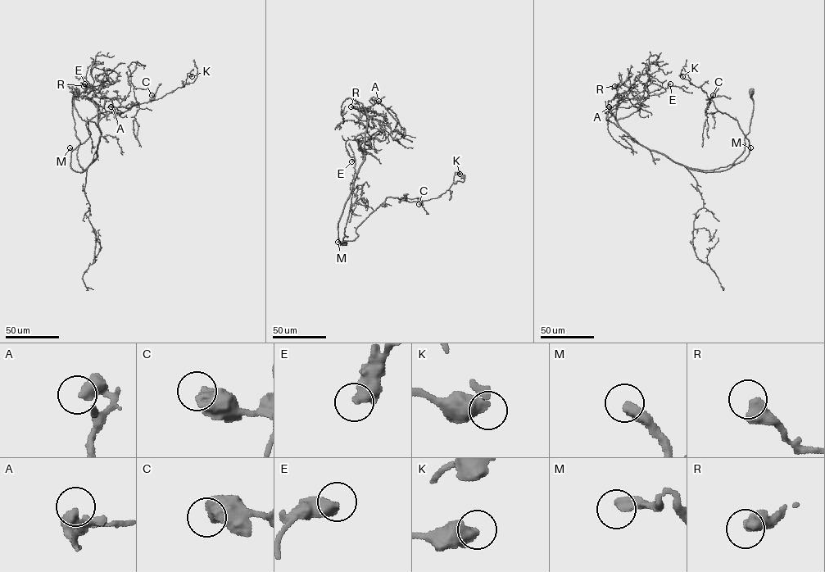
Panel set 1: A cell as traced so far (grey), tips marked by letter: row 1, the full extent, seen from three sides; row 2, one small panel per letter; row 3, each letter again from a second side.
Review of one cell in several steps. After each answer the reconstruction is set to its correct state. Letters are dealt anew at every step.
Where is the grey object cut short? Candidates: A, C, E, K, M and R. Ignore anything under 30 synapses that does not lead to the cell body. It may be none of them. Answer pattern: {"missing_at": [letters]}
{"missing_at": ["M"]}

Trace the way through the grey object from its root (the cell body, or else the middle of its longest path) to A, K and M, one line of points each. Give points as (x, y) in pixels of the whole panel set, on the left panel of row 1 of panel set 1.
A: (75, 91), (72, 114), (80, 142), (77, 159), (83, 170), (97, 157), (98, 121), (111, 106)
K: (75, 91), (82, 172), (71, 168), (70, 156), (89, 136), (89, 120), (161, 98), (192, 76)
M: (75, 91), (72, 114), (80, 142), (77, 159), (83, 170), (87, 168), (83, 171), (71, 168), (70, 147)

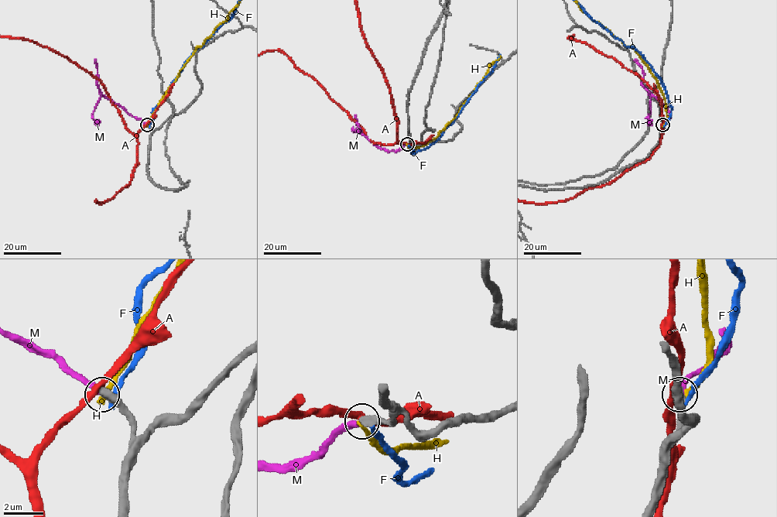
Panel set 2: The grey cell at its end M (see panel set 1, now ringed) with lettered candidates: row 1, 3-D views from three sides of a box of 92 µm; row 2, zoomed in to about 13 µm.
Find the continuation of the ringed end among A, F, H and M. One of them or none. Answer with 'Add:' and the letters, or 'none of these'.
Add: M

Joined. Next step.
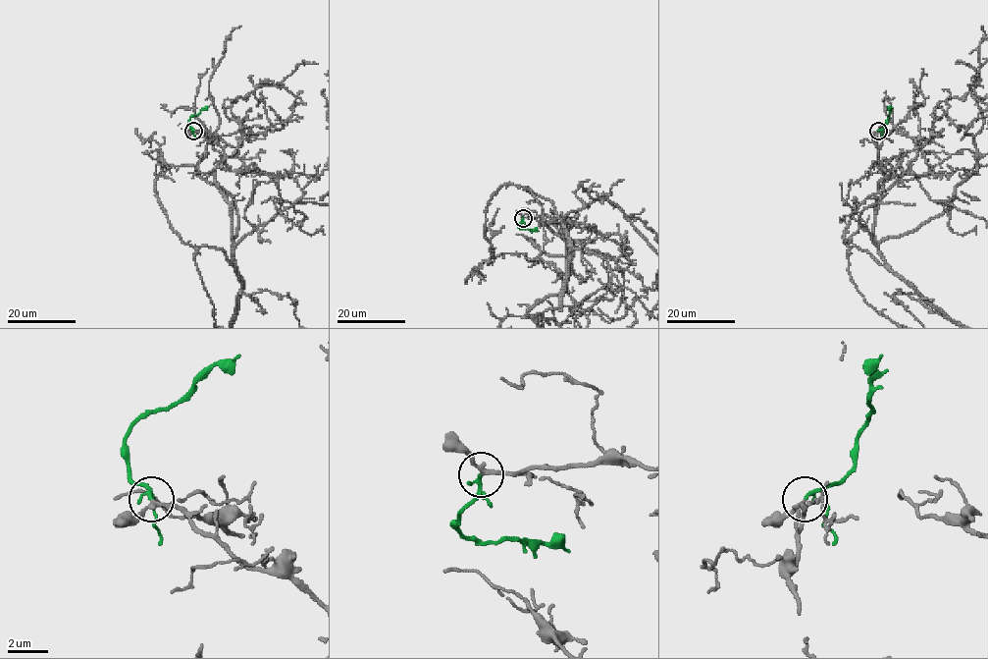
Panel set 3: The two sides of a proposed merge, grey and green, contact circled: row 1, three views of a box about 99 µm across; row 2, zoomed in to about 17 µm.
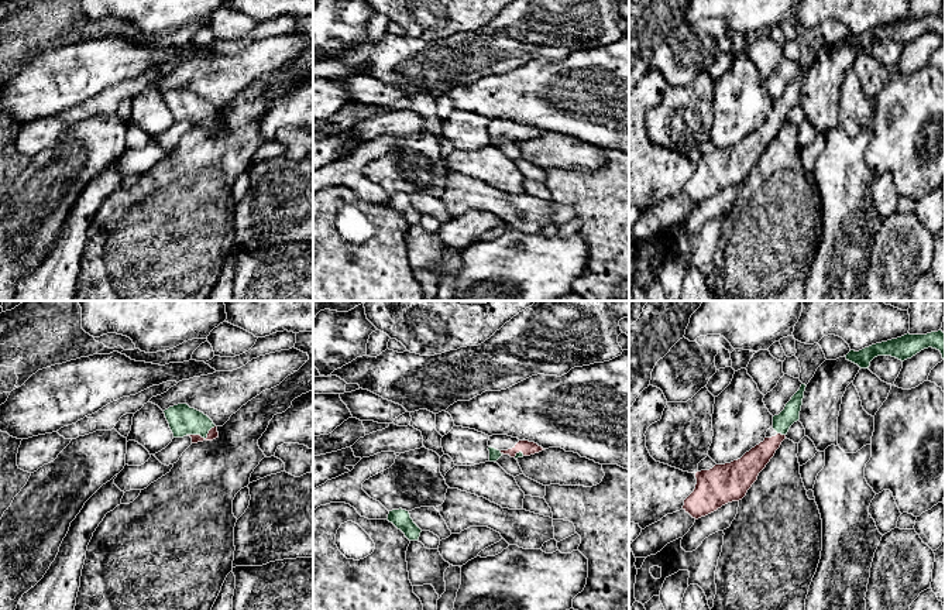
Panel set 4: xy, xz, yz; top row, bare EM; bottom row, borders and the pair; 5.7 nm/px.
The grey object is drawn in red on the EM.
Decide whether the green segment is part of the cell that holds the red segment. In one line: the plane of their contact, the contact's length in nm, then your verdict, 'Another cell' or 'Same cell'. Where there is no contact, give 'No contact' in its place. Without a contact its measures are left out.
Touches red in xy. Shared border 170 nm. Same cell

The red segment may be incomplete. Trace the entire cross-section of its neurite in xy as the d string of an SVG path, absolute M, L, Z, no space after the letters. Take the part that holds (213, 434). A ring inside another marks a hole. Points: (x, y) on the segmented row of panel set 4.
M178 404L164 411L173 438L190 436L192 443L219 438L217 426L203 412L188 404Z

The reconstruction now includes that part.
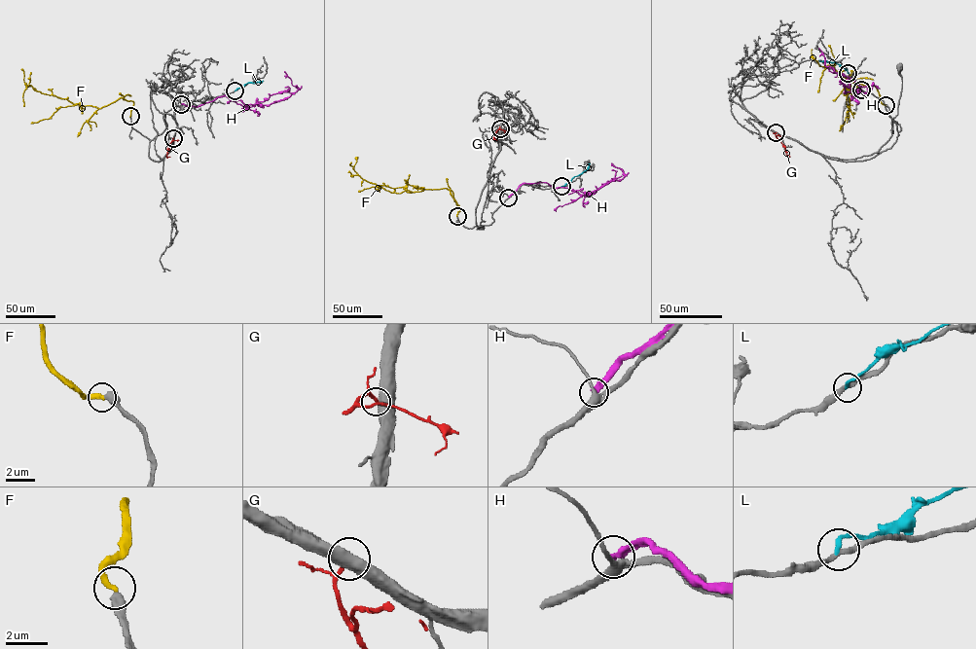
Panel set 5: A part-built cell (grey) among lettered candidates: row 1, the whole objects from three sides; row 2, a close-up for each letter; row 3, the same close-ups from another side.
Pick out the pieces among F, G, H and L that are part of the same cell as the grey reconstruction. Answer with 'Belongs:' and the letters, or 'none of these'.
Belongs: F

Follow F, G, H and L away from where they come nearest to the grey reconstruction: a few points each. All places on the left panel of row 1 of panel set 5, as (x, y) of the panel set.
F: (130, 116), (131, 100), (121, 97), (98, 108), (74, 104), (35, 90), (27, 85), (23, 93), (24, 106)
G: (172, 138), (166, 155), (169, 157)
H: (181, 104), (199, 106), (225, 95), (246, 104), (269, 105), (289, 97), (298, 90), (284, 71)
L: (234, 90), (248, 83), (263, 81)

